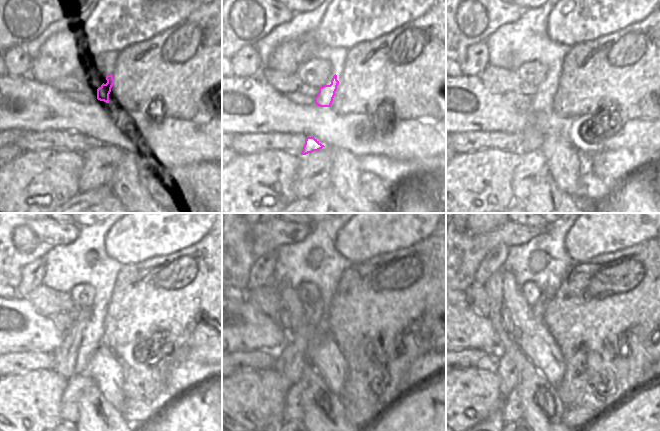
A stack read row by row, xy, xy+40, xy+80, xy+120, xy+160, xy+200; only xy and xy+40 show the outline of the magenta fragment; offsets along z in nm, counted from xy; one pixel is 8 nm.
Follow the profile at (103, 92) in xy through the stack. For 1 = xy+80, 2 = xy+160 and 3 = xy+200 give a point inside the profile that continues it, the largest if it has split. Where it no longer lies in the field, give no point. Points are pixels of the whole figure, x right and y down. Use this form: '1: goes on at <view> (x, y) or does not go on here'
1: goes on at xy+80 (542, 101)
2: goes on at xy+160 (291, 358)
3: goes on at xy+200 (505, 368)

